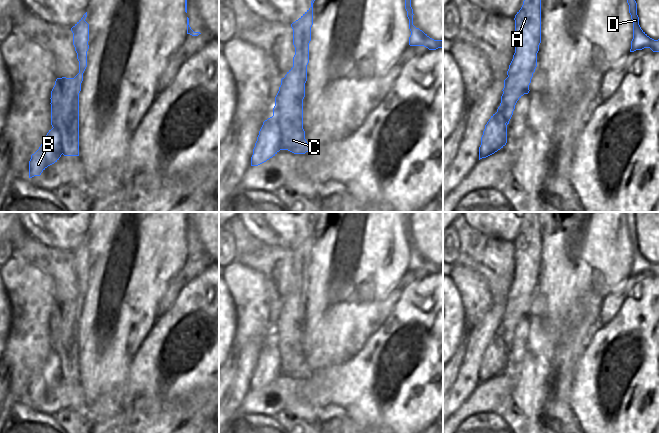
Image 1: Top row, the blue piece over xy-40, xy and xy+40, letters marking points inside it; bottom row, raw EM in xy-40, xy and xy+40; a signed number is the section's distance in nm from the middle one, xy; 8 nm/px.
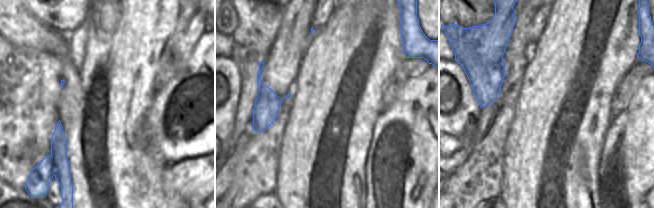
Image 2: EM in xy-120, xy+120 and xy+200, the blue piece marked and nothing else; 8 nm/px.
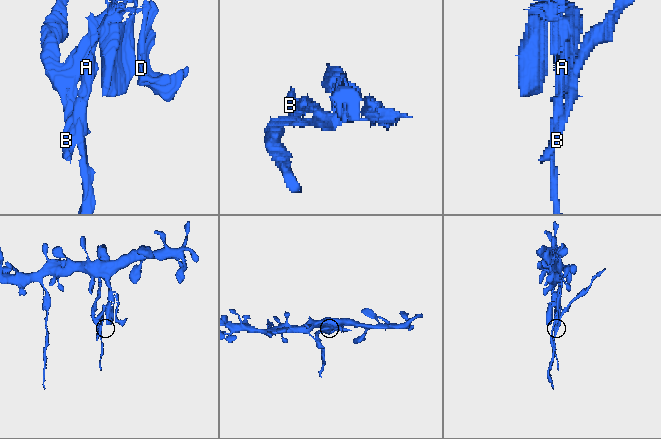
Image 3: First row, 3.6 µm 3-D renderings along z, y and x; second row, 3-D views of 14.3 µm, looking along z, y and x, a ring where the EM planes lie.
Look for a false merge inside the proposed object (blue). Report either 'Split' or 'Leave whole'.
Split.

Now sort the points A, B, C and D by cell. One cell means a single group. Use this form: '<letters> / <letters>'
A C D / B

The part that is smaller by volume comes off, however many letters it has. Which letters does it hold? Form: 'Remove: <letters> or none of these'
Remove: B

